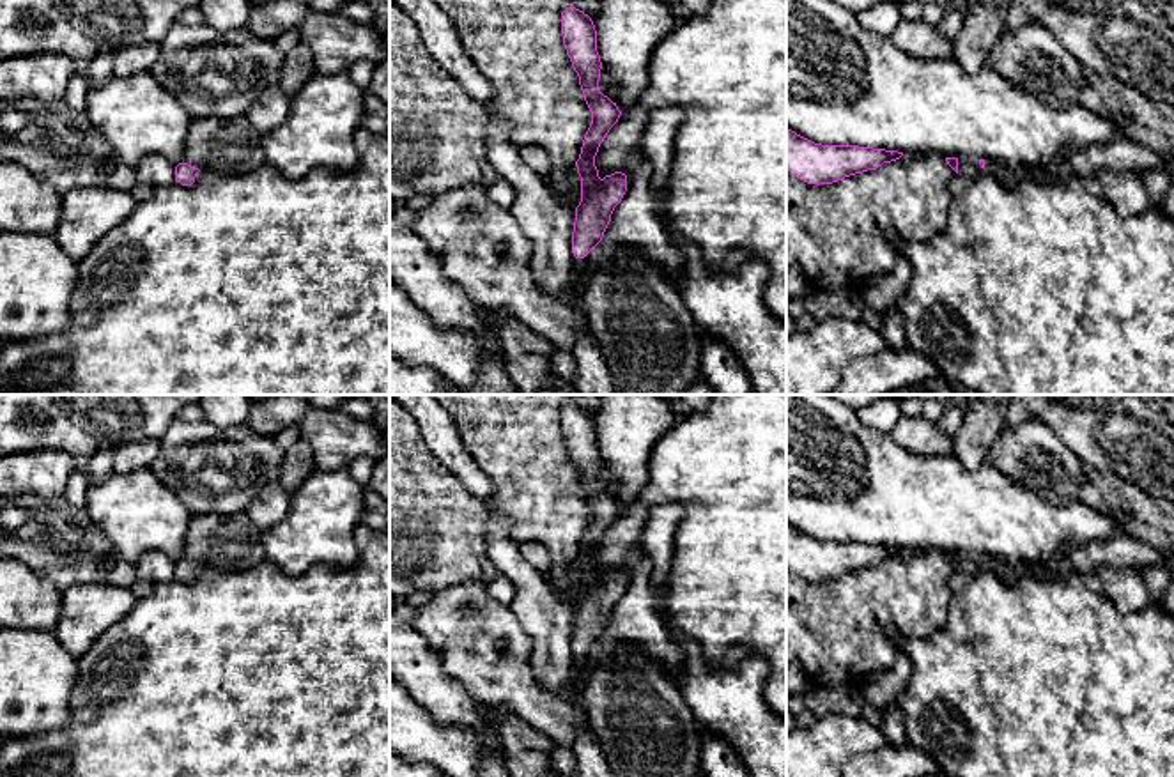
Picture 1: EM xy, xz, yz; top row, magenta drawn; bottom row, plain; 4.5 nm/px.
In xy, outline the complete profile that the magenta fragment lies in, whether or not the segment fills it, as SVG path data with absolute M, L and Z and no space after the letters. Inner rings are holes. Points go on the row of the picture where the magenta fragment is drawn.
M202 117L191 122L175 181L191 186L200 170L241 175L266 163L262 133L244 117Z

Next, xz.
M575 7L561 12L561 35L579 76L591 124L579 159L581 202L572 232L574 267L584 281L579 306L613 373L614 395L682 395L699 381L703 331L675 283L636 250L618 250L607 265L590 271L584 257L602 241L627 175L599 177L595 156L622 112L599 90L597 30Z

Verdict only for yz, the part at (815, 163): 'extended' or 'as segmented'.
as segmented

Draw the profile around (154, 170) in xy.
M147 156L136 165L136 184L129 191L135 200L145 202L156 186L175 182L175 166L159 156Z

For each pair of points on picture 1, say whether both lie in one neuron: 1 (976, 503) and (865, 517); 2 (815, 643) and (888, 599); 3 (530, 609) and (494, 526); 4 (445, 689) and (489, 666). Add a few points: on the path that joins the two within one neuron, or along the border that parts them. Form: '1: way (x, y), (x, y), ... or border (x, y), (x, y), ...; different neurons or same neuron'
1: way (948, 503), (893, 503); same neuron
2: way (833, 629), (870, 600); same neuron
3: way (530, 588), (502, 547); same neuron
4: border (441, 662), (443, 669), (475, 703); different neurons

